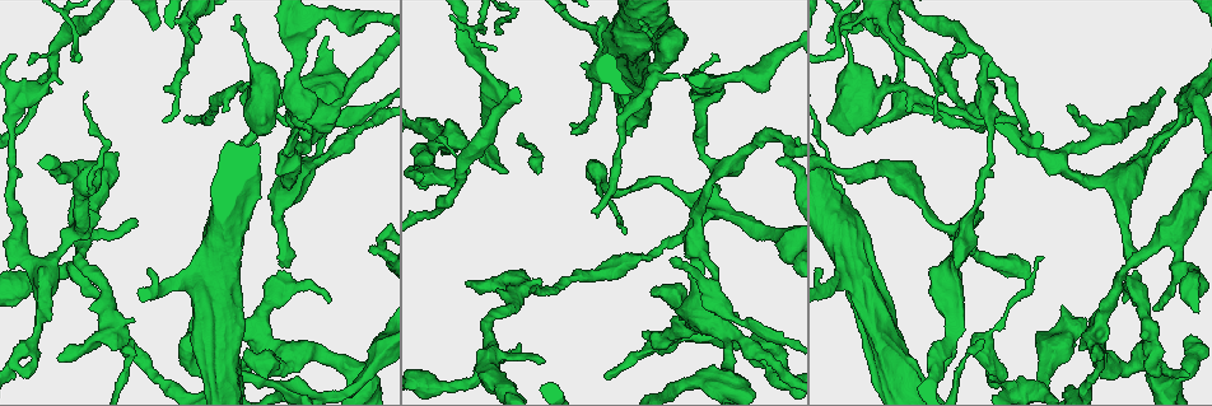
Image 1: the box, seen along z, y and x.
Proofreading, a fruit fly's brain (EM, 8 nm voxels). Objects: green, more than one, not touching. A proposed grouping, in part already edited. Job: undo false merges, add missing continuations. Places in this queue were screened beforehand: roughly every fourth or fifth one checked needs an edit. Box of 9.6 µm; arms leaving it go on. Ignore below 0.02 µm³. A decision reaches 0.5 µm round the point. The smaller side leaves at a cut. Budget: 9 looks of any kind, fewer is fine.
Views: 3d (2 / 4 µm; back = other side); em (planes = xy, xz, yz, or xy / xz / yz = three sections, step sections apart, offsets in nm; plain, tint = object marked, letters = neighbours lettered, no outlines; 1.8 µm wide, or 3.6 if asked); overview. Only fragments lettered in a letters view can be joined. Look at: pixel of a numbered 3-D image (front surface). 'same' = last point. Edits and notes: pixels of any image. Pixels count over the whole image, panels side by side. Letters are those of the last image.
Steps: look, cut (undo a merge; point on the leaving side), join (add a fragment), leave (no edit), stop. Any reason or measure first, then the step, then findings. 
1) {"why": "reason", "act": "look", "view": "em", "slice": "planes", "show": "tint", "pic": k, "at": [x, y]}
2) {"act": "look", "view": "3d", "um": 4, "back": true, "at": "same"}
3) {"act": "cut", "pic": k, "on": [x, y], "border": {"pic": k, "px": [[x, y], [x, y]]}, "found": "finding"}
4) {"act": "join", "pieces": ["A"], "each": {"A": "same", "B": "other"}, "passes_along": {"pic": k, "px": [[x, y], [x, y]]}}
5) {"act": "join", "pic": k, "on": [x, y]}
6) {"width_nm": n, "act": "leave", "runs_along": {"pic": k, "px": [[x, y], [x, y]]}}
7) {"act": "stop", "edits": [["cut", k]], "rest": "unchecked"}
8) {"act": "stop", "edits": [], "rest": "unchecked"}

{"why": "thin neck", "act": "look", "view": "em", "slice": "planes", "show": "letters", "pic": 1, "at": [464, 177]}

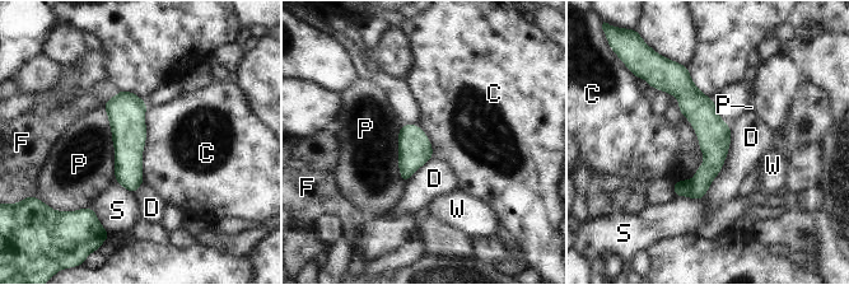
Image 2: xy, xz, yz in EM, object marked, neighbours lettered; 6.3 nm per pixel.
{"longest_contact_nm": ["D", 500], "act": "cut", "pic": 2, "on": [714, 157], "each": {"C": "other", "D": "other", "F": "other", "P": "other", "S": "other", "W": "other"}, "part_leaving": {"pic": 2, "px": [[682, 71], [712, 131], [699, 195]]}, "found": "two neurons meet here"}

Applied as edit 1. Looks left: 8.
{"why": "sudden change in width", "act": "look", "view": "em", "slice": "xy", "step": 4, "show": "tint", "pic": 1, "at": [963, 223]}

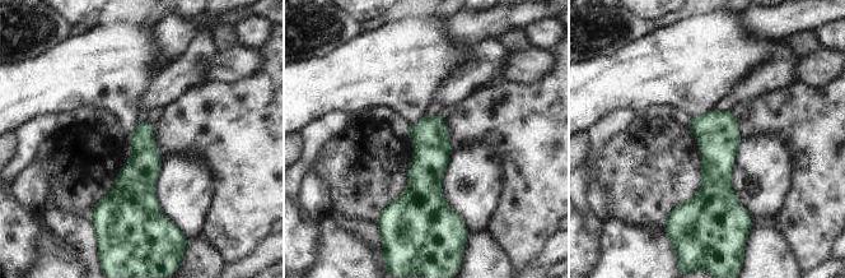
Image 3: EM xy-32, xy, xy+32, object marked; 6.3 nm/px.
{"act": "look", "view": "em", "slice": "planes", "show": "tint", "at": "same"}

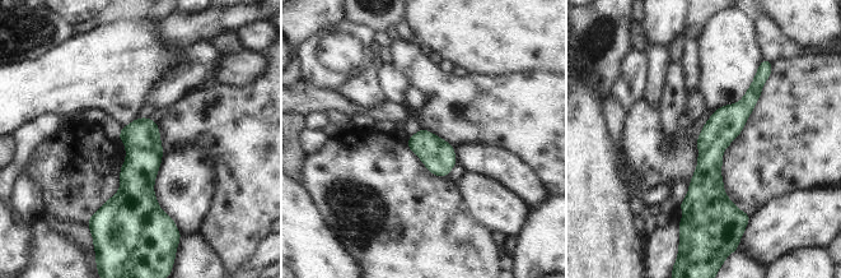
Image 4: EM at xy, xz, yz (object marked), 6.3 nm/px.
{"why": "see the neighbours", "act": "look", "view": "em", "slice": "planes", "show": "letters", "at": "same"}

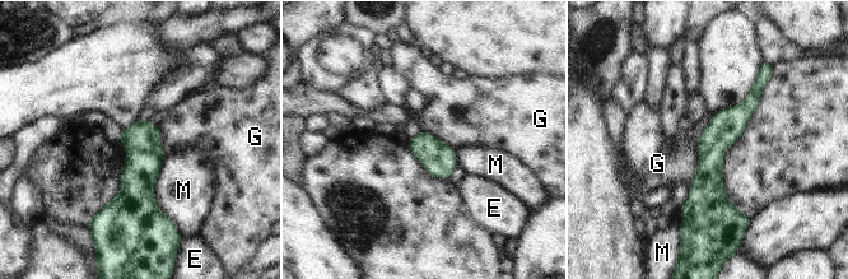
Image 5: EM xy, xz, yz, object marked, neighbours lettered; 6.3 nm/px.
{"act": "leave", "each": {"E": "other", "G": "other", "M": "other"}, "found": "continuous, no second neuron"}

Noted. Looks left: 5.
{"act": "look", "view": "3d", "um": 4, "back": true, "pic": 1, "at": [26, 378]}

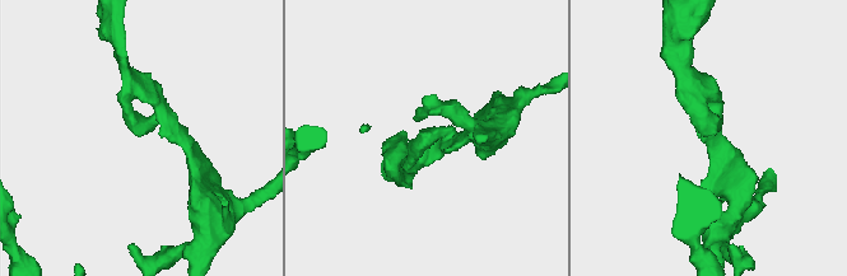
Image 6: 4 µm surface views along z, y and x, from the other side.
{"why": "need the tissue", "act": "look", "view": "em", "um": 3.6, "slice": "planes", "show": "letters", "pic": 6, "at": [707, 135]}

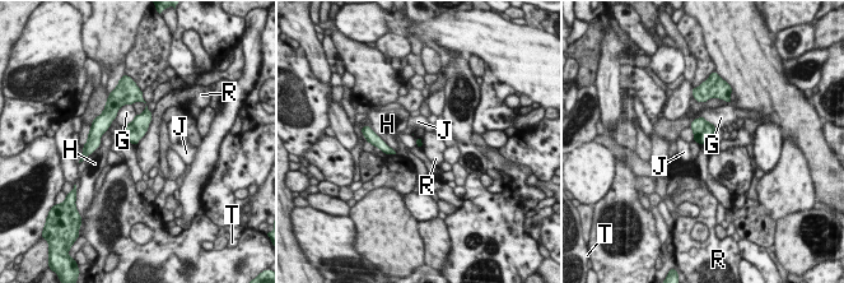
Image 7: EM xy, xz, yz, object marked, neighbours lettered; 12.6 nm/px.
{"act": "leave", "each": {"G": "other", "H": "other", "J": "other", "R": "other", "T": "other"}, "border": {"pic": 7, "px": [[152, 112], [148, 130], [135, 144]]}, "found": "none of them fits"}

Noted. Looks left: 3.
{"why": "three-way junction", "act": "look", "view": "em", "slice": "planes", "show": "letters", "pic": 1, "at": [114, 329]}

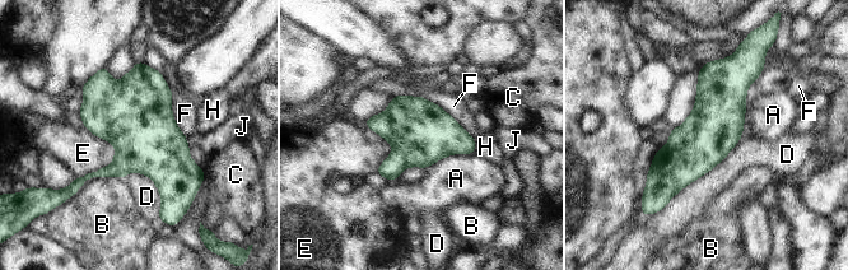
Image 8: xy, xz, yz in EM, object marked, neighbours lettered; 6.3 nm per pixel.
{"act": "leave", "each": {"A": "other", "B": "other", "C": "other", "D": "other", "E": "other", "F": "other", "H": "other", "J": "other"}, "found": "continuous, no second neuron"}

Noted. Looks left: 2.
{"act": "stop", "edits": [["cut", 2]], "rest": "unchecked"}

